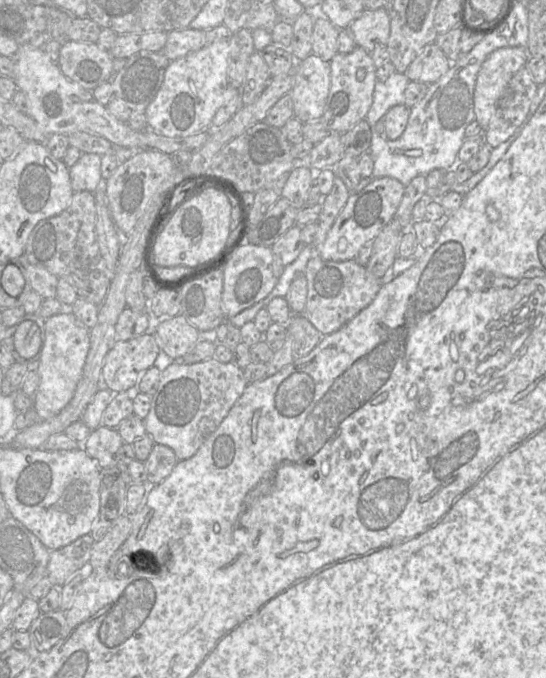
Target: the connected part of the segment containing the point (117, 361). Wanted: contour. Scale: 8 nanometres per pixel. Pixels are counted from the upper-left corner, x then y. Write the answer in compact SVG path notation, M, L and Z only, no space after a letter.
M152 330L129 340L118 341L105 356L101 379L108 390L126 392L137 386L141 375L154 366L159 353Z

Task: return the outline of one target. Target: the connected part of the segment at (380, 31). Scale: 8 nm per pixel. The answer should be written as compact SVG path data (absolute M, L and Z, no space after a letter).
M386 8L364 9L347 27L357 44L371 52L378 45L386 45L390 35L390 17Z

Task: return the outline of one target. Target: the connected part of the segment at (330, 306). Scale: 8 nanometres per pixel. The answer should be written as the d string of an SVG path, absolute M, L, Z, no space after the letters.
M318 254L310 258L304 274L307 280L307 300L303 314L298 315L304 315L322 335L337 331L367 307L382 286L379 278L355 260L329 261Z

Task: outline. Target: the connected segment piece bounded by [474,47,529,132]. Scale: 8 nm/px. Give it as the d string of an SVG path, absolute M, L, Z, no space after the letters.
M502 47L493 51L482 63L474 89L474 112L483 132L488 128L510 80L525 67L528 59L525 47Z

